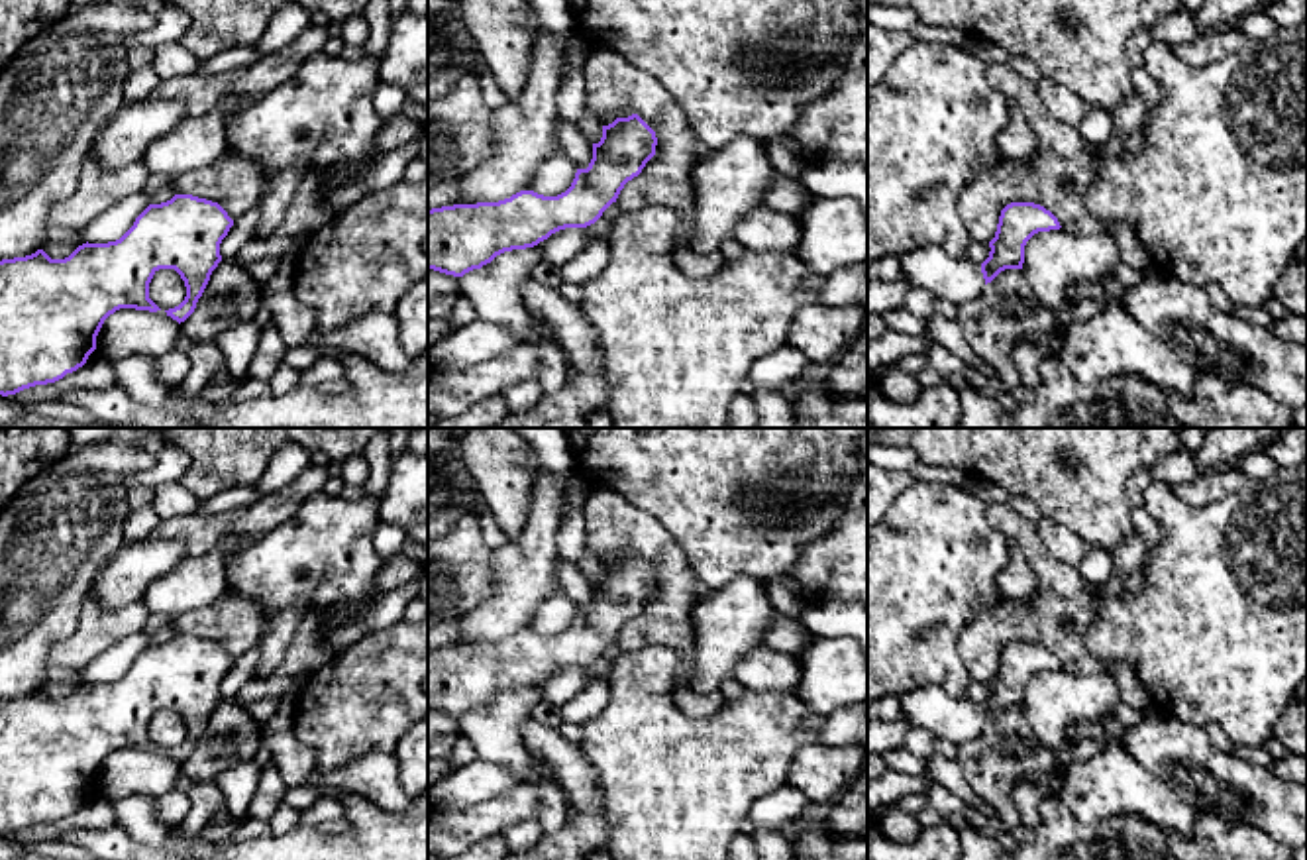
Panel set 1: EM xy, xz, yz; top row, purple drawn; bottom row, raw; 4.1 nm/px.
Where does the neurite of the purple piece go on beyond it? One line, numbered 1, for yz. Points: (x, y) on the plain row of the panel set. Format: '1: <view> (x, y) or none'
1: none

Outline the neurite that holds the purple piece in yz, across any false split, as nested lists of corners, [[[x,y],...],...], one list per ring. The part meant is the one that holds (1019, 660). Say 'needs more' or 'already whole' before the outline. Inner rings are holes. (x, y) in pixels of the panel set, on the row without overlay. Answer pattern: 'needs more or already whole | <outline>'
already whole | [[[1011,642],[1001,650],[989,697],[981,703],[985,725],[1005,709],[1022,709],[1024,685],[1038,672],[1060,670],[1058,658],[1034,642]]]

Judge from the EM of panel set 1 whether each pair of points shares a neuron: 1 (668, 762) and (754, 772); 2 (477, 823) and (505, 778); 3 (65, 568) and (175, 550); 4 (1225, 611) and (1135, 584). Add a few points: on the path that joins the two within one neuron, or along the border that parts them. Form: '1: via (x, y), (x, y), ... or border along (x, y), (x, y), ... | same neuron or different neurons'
1: via (689, 770), (732, 770) | same neuron
2: border along (517, 784), (477, 804), (448, 807) | different neurons
3: border along (126, 542), (101, 570), (91, 588) | different neurons
4: border along (1158, 542), (1147, 562), (1145, 586), (1129, 593) | different neurons

